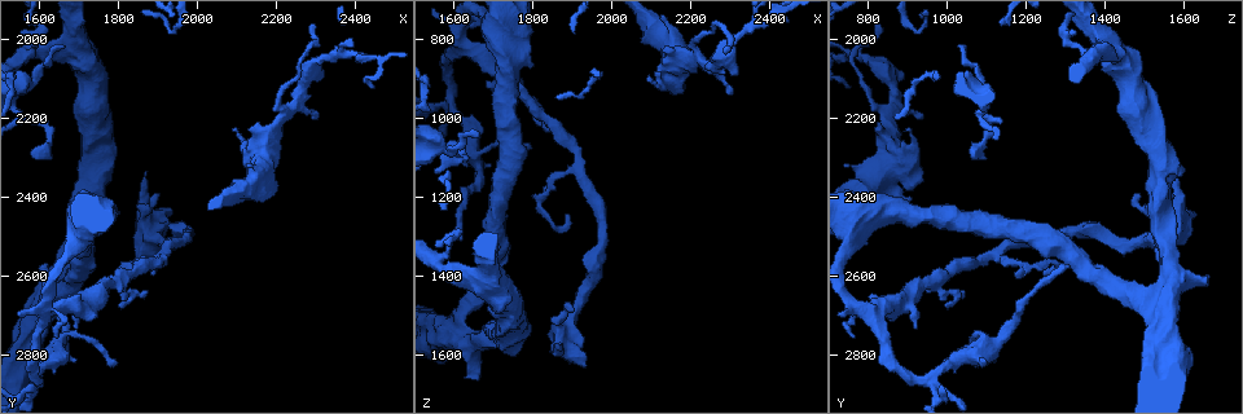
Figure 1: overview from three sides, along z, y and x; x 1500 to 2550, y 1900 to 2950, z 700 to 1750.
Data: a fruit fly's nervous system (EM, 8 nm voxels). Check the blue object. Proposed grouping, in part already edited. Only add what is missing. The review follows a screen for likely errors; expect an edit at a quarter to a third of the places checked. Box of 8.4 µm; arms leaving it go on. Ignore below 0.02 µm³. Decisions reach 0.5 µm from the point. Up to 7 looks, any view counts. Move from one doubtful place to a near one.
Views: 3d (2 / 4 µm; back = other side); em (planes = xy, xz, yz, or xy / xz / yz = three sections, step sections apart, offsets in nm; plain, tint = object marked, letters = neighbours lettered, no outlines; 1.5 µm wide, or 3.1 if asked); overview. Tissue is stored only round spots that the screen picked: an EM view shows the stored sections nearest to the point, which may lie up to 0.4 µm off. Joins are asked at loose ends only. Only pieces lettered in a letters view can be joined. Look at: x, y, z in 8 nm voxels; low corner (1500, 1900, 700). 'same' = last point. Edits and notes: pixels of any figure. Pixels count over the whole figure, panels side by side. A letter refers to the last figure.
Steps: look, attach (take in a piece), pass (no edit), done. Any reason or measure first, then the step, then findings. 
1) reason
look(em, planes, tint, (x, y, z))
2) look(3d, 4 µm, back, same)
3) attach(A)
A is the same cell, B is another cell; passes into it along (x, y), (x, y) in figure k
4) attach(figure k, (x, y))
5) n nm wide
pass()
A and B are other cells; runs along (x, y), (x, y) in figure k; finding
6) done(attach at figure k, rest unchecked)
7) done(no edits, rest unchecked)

an open end
look(em, xz, step 4, tint, (1865, 2335, 1580))

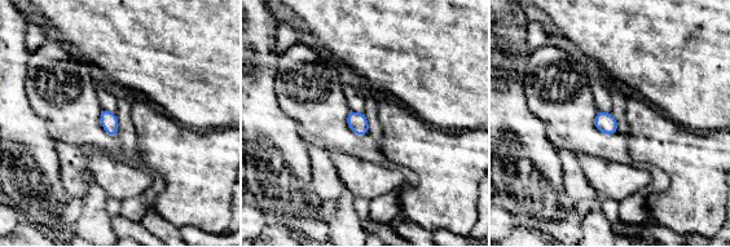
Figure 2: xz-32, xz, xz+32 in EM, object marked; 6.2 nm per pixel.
another direction
look(em, planes, letters, same)

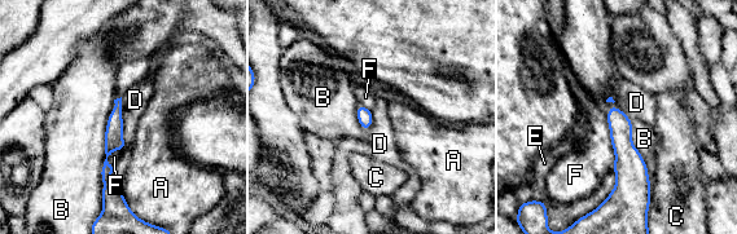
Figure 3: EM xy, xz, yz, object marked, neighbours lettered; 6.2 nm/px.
pass()
A, B, C, D, E and F are other cells; border along (122, 118), (122, 138), (126, 142) in figure 3; no lettered piece goes on from it

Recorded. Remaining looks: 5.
branch stops here
look(em, yz, step 8, letters, (1635, 2610, 1655))

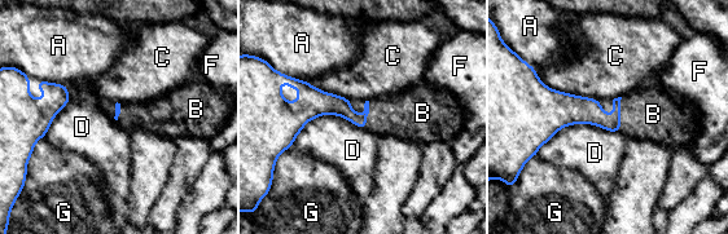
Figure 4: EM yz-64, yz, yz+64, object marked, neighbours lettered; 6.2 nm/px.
cut it another way
look(em, xy, step 8, letters, same)

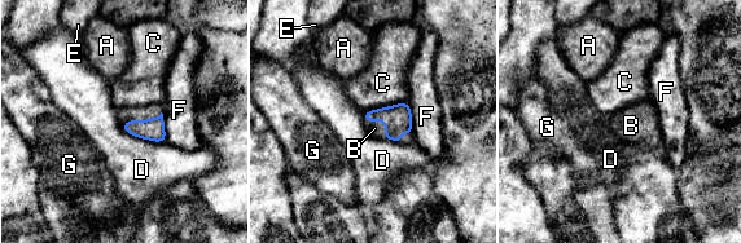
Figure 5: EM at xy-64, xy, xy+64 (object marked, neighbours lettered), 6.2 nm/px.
attach(B)
B is the same cell, A, C, D, E, F and G are other cells; passes into it along (398, 118), (381, 120), (375, 128) in figure 5; it goes on there

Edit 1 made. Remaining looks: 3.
see it whole again
look(overview)

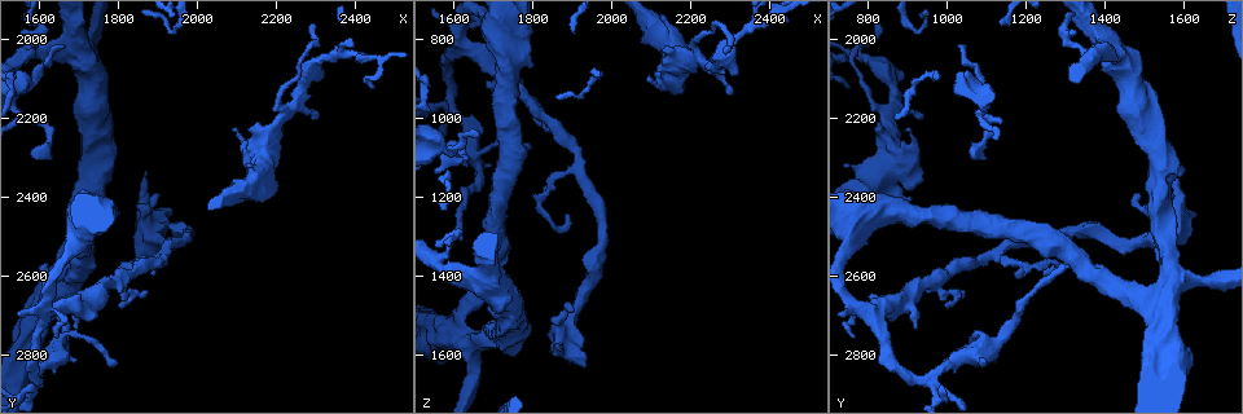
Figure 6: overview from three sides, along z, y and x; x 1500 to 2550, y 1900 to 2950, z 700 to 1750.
tapers out
look(em, xz, step 4, tint, (1790, 2820, 1075))

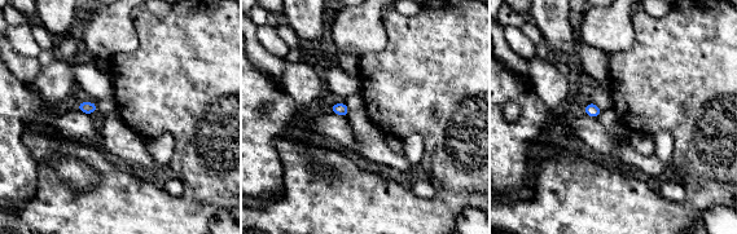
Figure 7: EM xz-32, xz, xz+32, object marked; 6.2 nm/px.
look(em, planes, letters, same)

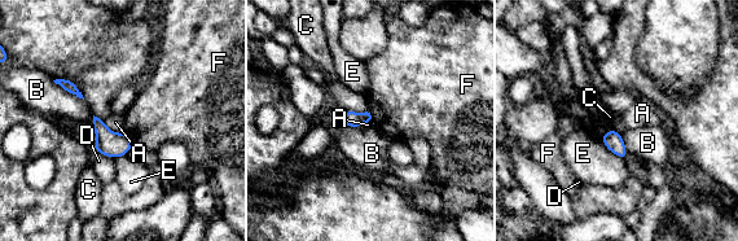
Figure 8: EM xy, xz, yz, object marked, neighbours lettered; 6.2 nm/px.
100 nm wide; B touches over 200 nm
pass()
A, B, C, D, E and F are other cells; no lettered piece goes on from it

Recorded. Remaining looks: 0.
done(attach at figure 5, rest unchecked)

